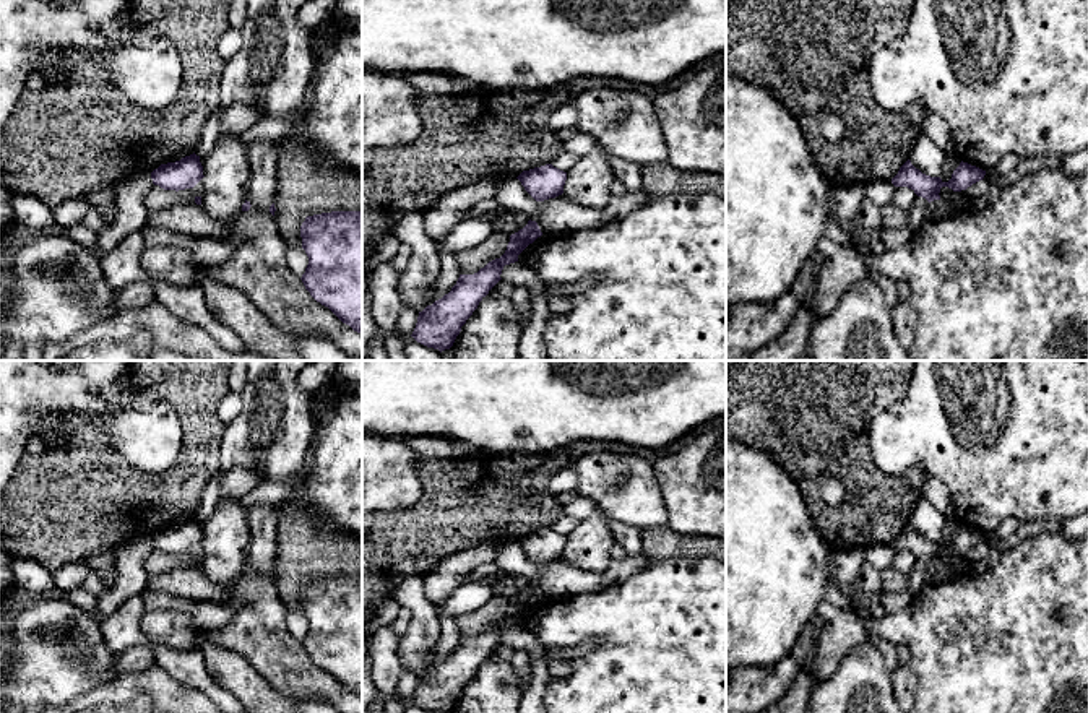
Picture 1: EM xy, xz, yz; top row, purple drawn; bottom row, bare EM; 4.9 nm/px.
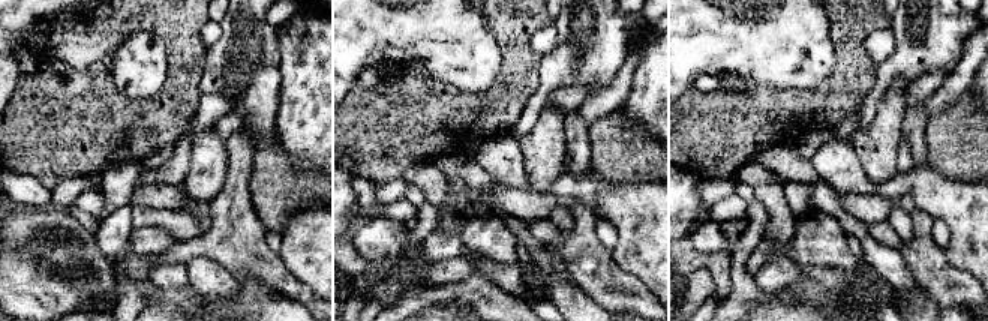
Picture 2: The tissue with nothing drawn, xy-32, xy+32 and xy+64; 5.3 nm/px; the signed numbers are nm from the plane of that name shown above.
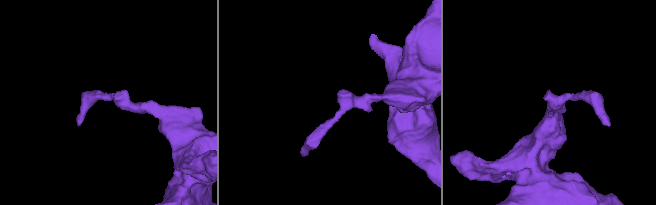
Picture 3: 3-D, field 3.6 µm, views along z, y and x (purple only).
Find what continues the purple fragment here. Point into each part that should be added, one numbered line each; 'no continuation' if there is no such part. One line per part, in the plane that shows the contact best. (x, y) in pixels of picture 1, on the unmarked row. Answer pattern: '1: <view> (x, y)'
no continuation

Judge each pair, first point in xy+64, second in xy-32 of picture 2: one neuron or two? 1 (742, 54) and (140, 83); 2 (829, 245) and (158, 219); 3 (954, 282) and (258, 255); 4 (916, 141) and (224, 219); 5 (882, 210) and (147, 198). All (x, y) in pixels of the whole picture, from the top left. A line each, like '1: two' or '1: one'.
1: one
2: two
3: one
4: one
5: one

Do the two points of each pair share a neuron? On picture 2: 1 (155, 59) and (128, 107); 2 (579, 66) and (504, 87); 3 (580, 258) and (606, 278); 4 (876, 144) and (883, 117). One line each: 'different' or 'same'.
1: different
2: different
3: same
4: same

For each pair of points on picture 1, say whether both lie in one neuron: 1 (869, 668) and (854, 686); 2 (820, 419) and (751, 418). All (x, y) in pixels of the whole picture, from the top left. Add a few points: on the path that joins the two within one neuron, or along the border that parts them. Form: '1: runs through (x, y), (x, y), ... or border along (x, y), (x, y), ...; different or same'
1: runs through (864, 673), (859, 681); same
2: runs through (803, 418), (768, 418); same

